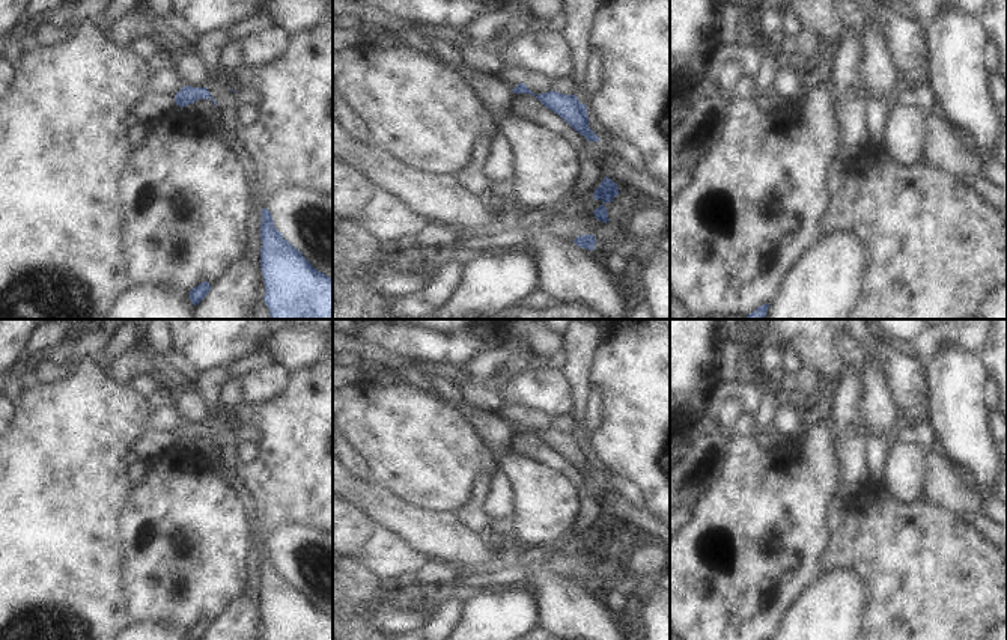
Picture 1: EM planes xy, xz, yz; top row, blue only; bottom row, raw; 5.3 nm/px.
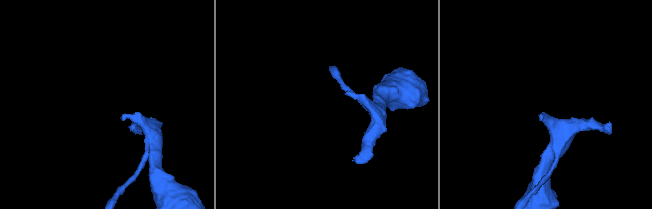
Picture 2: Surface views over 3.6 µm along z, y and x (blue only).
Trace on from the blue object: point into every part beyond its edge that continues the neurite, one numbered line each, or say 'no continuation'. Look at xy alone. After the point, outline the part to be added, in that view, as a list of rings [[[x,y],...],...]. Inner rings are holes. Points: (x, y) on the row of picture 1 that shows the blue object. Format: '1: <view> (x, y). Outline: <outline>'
no continuation

